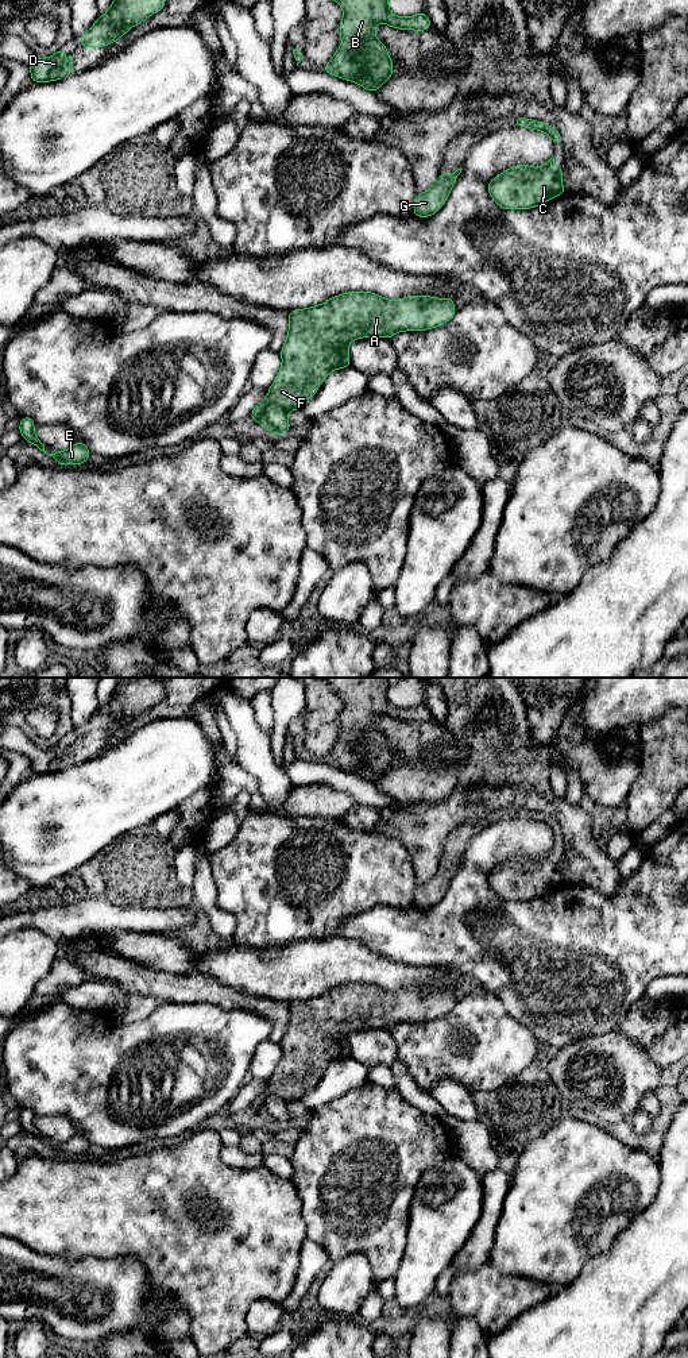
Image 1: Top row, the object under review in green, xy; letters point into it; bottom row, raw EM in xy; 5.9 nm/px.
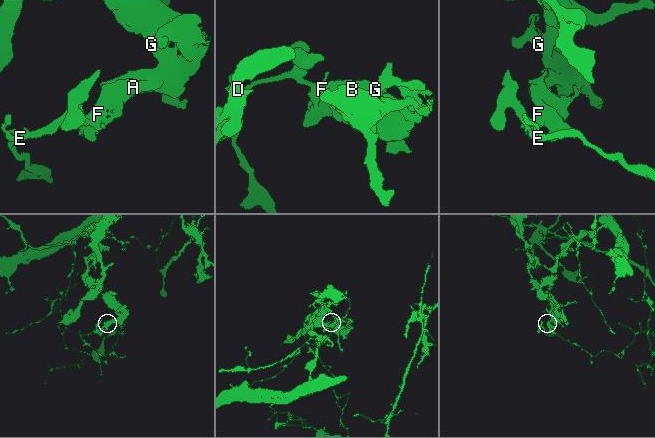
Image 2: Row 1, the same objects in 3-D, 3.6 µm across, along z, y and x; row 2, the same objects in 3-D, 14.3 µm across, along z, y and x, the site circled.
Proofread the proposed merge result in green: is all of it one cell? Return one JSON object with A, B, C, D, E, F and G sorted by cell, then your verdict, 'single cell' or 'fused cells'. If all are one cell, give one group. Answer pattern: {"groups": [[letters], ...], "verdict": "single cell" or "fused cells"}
{"groups": [["A", "B", "C", "D", "F", "G"], ["E"]], "verdict": "fused cells"}

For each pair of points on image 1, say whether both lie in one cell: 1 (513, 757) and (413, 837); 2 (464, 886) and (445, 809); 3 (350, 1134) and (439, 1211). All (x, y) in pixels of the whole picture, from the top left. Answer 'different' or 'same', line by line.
1: same
2: different
3: different

